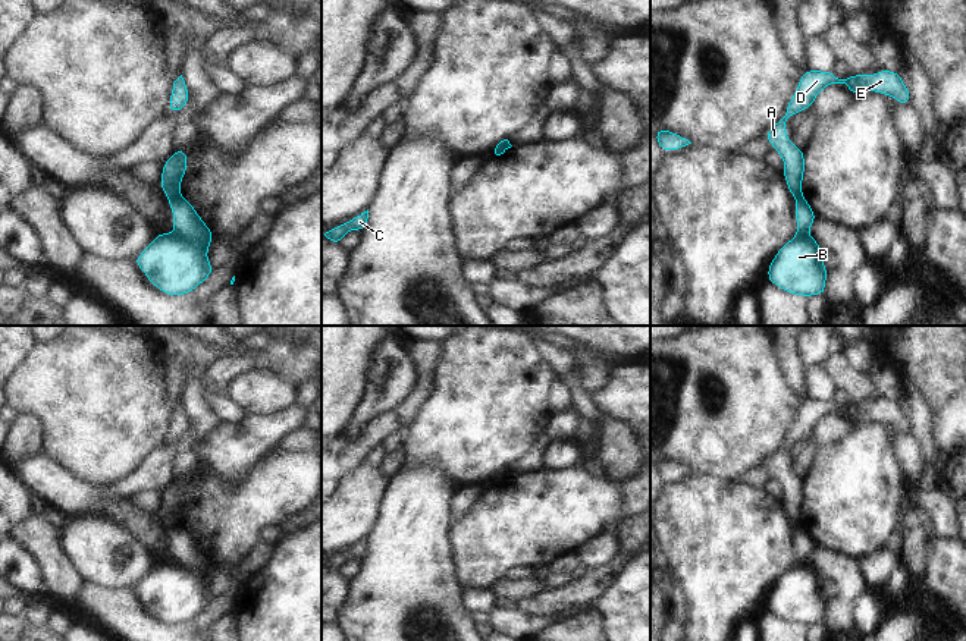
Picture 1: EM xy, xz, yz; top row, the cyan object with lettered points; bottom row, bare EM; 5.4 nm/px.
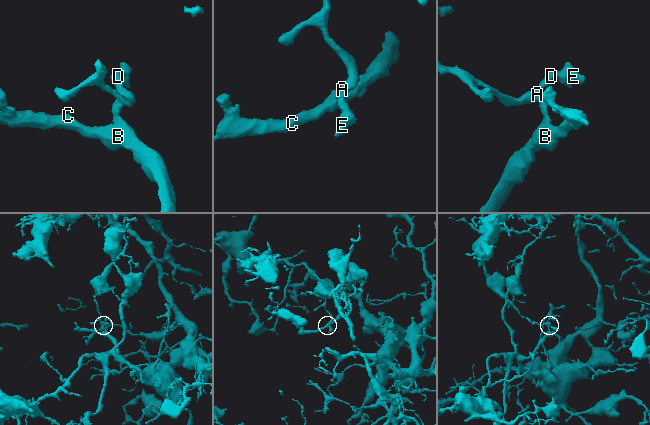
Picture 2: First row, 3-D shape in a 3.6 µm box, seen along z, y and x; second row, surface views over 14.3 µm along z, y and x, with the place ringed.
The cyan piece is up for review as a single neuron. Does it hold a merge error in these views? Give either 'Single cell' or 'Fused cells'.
Fused cells.

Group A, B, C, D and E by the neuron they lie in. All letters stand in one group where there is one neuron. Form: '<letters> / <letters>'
A D E / B C

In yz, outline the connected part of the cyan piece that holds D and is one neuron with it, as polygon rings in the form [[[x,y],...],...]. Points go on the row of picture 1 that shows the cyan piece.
[[[805,70],[793,98],[787,104],[782,117],[763,135],[778,151],[784,161],[784,177],[787,189],[793,198],[803,197],[802,180],[805,176],[805,151],[788,141],[785,125],[790,116],[799,114],[807,107],[813,107],[816,95],[829,84],[846,84],[853,95],[871,89],[884,95],[894,97],[898,104],[910,104],[909,88],[903,84],[898,72],[879,70],[874,75],[850,75],[847,79],[838,79],[834,70]]]

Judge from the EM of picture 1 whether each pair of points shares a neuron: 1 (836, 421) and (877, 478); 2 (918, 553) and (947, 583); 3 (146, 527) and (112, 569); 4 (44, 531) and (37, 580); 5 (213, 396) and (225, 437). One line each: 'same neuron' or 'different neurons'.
1: different neurons
2: different neurons
3: different neurons
4: different neurons
5: different neurons

